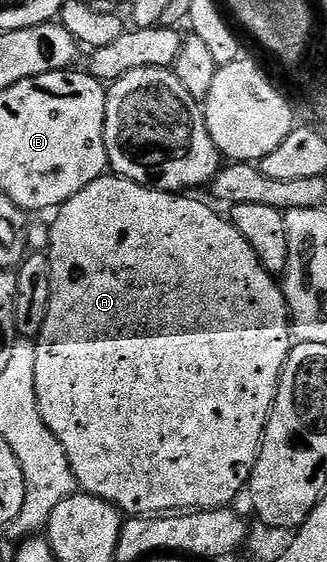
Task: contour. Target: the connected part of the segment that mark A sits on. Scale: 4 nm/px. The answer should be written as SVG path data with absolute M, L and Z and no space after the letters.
M105 175L94 179L94 183L90 183L90 187L82 187L82 191L78 191L78 195L74 195L65 205L55 210L53 217L56 218L50 221L52 234L46 250L46 256L50 263L50 307L46 311L46 323L42 323L42 331L39 337L35 338L34 391L38 395L38 411L42 411L42 419L46 423L46 427L50 427L50 431L54 431L58 443L62 443L62 447L66 447L66 459L70 459L70 467L76 476L77 486L92 497L110 503L114 508L119 509L121 514L128 517L159 517L185 511L222 509L231 506L240 494L247 490L248 480L252 477L252 472L256 466L264 432L274 407L276 388L280 382L286 359L290 355L294 344L292 323L288 316L288 304L284 298L281 282L274 279L273 274L266 271L266 267L262 267L258 255L254 255L254 247L250 247L250 243L246 243L244 236L233 227L227 216L219 217L211 209L213 206L207 200L205 200L206 202L195 201L192 197L195 196L164 193L160 189L148 189L145 185L139 185L125 177Z

